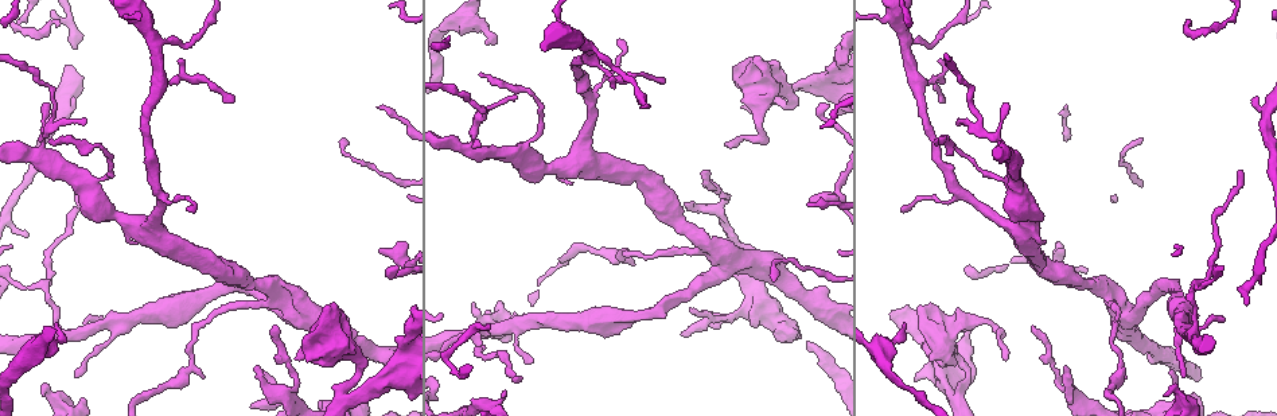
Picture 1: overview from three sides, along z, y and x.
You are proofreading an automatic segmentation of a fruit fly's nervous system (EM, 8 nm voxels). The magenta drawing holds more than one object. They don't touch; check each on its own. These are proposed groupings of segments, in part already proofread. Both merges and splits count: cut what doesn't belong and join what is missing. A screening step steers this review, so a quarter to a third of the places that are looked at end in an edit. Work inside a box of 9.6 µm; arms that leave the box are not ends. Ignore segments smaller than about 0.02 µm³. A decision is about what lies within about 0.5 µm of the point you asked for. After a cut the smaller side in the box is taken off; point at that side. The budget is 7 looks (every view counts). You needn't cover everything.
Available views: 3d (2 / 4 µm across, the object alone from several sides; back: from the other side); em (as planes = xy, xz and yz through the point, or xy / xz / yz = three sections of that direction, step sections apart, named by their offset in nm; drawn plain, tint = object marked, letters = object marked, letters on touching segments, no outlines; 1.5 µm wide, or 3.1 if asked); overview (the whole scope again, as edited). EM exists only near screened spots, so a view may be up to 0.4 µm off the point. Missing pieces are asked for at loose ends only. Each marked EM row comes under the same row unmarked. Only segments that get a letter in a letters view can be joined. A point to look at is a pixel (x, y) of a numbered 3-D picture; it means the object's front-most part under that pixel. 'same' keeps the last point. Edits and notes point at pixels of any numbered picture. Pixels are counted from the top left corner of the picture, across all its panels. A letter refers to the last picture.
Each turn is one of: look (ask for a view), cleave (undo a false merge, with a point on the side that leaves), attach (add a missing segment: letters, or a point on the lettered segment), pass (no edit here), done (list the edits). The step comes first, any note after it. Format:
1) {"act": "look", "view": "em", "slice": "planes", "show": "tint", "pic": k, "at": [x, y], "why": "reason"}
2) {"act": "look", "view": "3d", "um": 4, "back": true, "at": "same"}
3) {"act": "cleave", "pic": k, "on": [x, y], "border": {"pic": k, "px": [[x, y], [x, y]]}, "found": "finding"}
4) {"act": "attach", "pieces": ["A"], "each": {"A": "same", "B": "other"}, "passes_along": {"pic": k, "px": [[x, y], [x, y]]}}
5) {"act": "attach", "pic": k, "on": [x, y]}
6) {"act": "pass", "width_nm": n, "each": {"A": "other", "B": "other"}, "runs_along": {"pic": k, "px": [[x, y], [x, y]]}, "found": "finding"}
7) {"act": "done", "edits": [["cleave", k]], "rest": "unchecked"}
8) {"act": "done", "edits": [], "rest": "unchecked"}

{"act": "look", "view": "3d", "um": 4, "back": true, "pic": 1, "at": [687, 205], "why": "branch stops here"}

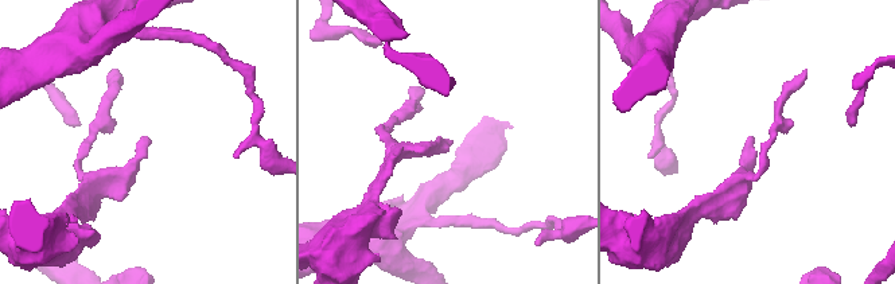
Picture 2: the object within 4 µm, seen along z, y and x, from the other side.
{"act": "look", "view": "em", "slice": "planes", "show": "letters", "pic": 2, "at": [448, 140], "why": "need the tissue"}

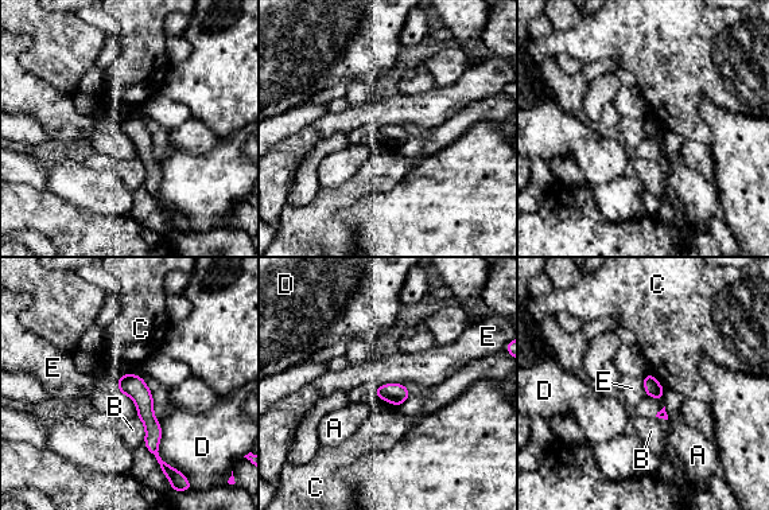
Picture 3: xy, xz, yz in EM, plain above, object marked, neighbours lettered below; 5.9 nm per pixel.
{"act": "pass", "width_nm": 100, "longest_contact_nm": ["D", 320], "each": {"A": "other", "B": "other", "C": "other", "D": "other", "E": "other"}, "found": "no lettered segment goes on from it"}

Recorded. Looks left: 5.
{"act": "look", "view": "em", "slice": "xy", "step": 8, "show": "letters", "pic": 1, "at": [342, 394], "why": "three arms meet"}

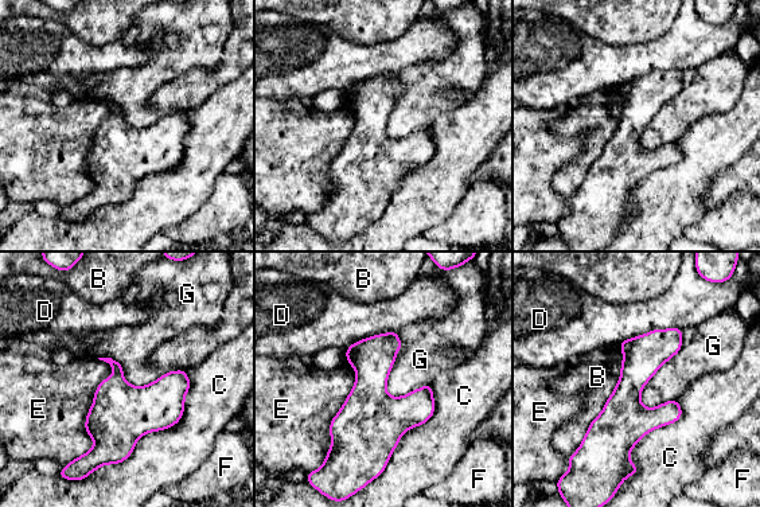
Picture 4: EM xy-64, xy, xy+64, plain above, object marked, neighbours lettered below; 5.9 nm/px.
{"act": "pass", "width_nm": 240, "longest_contact_nm": ["C", 800], "each": {"B": "other", "C": "other", "D": "other", "E": "other", "F": "other", "G": "other"}, "found": "all the same neuron"}

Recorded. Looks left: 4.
{"act": "look", "view": "em", "slice": "xz", "step": 8, "show": "letters", "pic": 1, "at": [40, 392], "why": "branch stops here"}

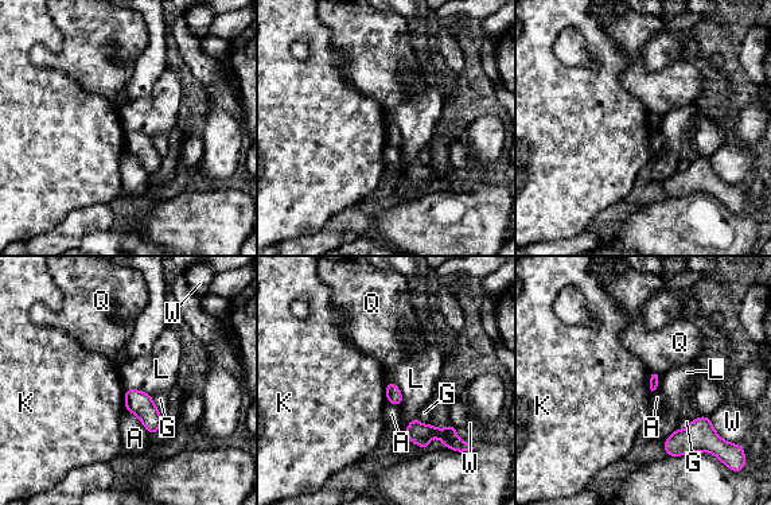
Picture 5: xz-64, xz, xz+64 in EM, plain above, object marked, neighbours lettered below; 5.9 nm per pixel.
{"act": "look", "view": "em", "slice": "planes", "show": "letters", "at": "same", "why": "cut it another way"}

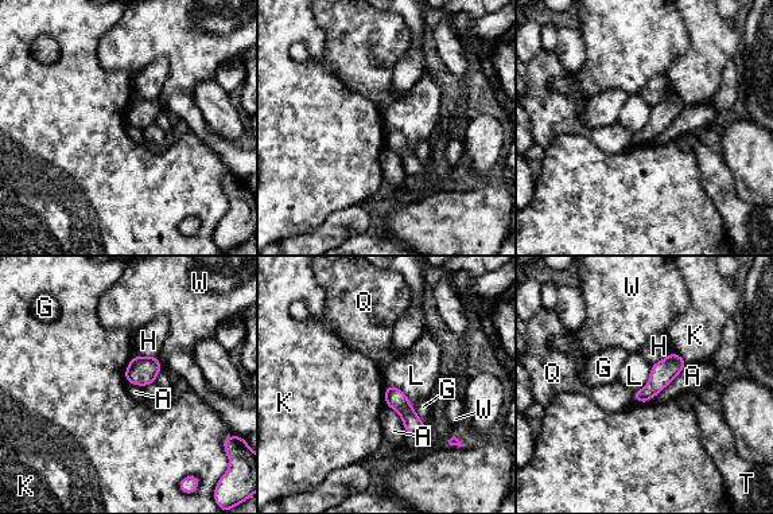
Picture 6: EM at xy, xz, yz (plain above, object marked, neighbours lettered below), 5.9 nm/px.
{"act": "pass", "each": {"A": "other", "G": "other", "H": "other", "K": "other", "L": "other", "Q": "other", "T": "other", "W": "other"}, "border": {"pic": 6, "px": [[133, 357], [125, 370], [125, 381]]}, "found": "none of them fits"}

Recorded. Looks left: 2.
{"act": "done", "edits": [], "rest": "unchecked"}

